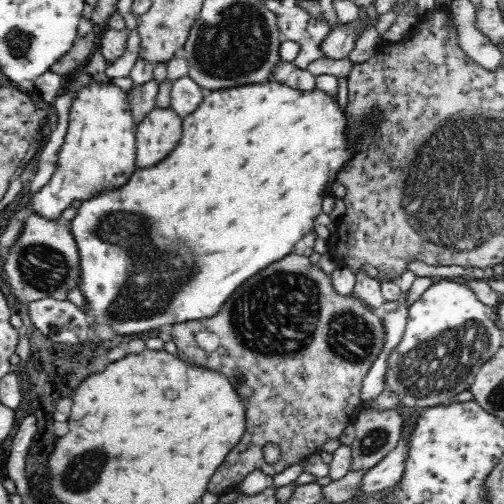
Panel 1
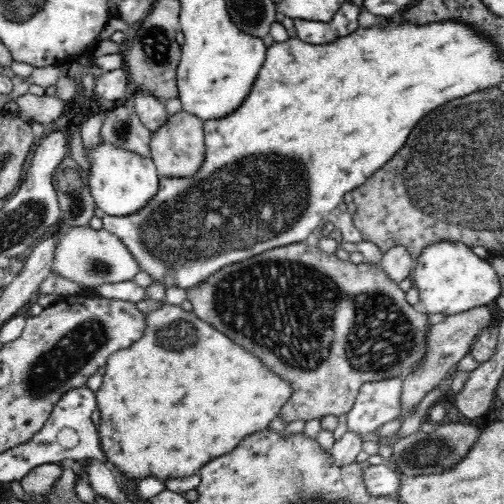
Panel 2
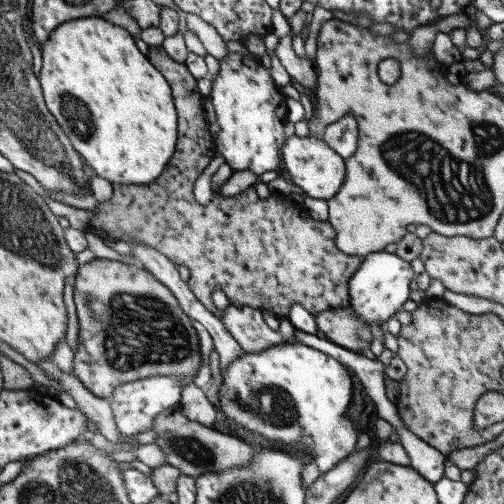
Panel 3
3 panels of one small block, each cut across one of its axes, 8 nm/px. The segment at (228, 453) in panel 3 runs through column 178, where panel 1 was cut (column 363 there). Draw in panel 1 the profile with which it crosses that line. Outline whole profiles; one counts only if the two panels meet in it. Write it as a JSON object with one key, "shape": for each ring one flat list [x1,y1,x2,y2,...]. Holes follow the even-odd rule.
{"shape":[[366,408,360,412,356,440,352,442,352,472,370,472,402,442,402,416,388,408,384,412]]}

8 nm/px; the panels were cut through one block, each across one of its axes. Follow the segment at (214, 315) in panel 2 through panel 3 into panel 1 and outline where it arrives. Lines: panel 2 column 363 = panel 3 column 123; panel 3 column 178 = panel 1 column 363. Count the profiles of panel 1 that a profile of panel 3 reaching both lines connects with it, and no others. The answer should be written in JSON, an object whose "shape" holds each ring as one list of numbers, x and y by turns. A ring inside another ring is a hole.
{"shape":[[290,254,280,262,266,266,256,276,246,280,246,284,232,292,232,298,222,304,216,316,170,326,170,332,178,346,176,356,180,360,228,376,246,404,246,432,208,484,208,492,214,496,238,488,244,478,256,470,274,478,308,456,320,452,328,440,338,440,344,428,354,424,364,410,360,400,362,380,382,354,386,338,384,320,380,318,378,310,368,308,354,292,348,298,338,296,332,288,330,276,318,264,310,264,310,258,298,254],[202,330,220,338,214,352,204,352,198,346,196,334],[268,442,278,444,282,450,282,460,278,464,268,464,264,460,262,448]]}

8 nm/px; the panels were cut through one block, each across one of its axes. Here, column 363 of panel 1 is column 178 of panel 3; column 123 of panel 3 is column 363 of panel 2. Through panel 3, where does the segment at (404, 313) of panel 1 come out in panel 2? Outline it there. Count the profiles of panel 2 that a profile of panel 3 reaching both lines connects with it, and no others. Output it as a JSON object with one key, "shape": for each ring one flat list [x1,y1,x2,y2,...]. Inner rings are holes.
{"shape":[[392,376,386,380,362,384,354,406,346,416,348,418,346,428,362,436,398,418,402,390,404,390,404,376]]}

